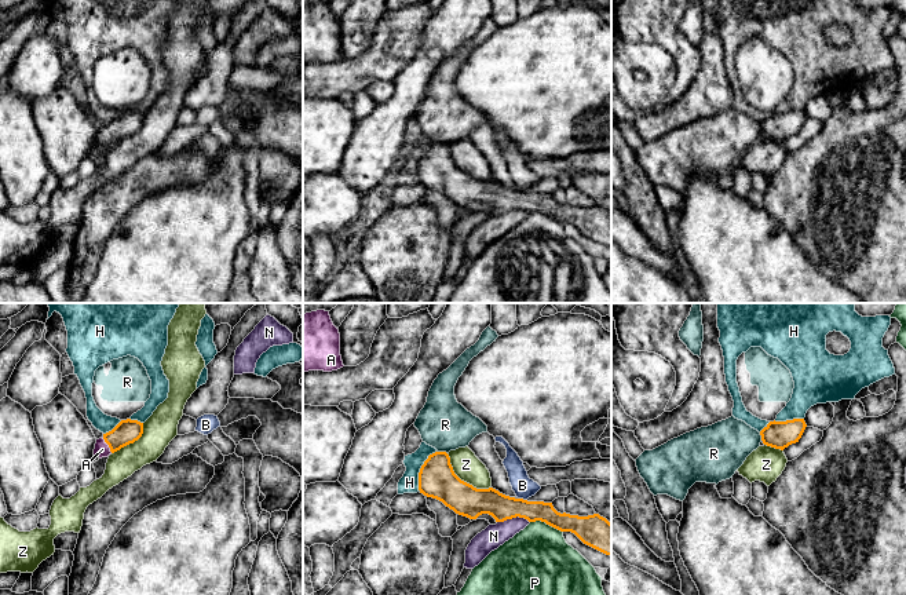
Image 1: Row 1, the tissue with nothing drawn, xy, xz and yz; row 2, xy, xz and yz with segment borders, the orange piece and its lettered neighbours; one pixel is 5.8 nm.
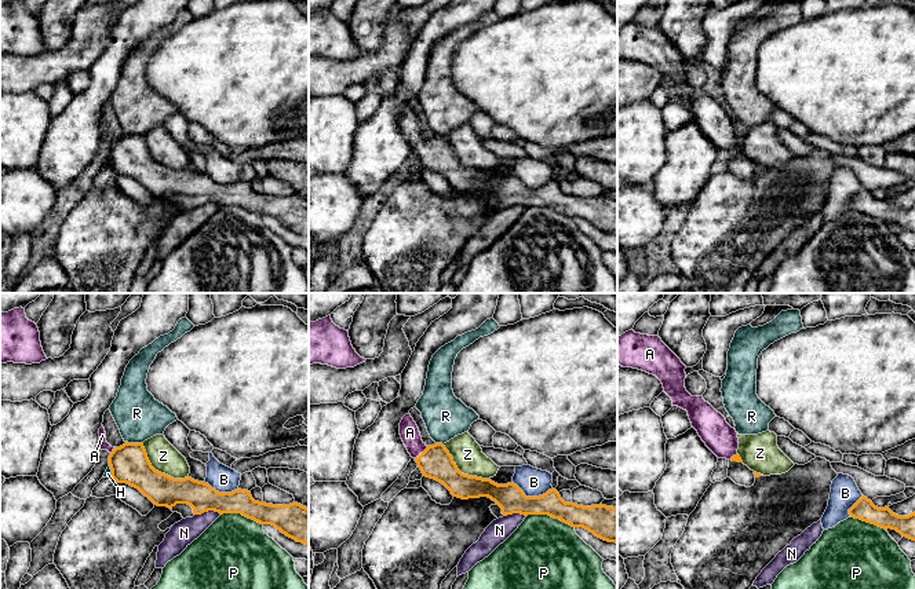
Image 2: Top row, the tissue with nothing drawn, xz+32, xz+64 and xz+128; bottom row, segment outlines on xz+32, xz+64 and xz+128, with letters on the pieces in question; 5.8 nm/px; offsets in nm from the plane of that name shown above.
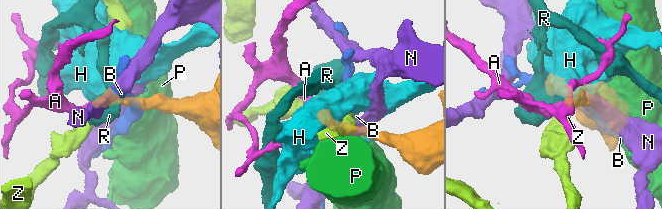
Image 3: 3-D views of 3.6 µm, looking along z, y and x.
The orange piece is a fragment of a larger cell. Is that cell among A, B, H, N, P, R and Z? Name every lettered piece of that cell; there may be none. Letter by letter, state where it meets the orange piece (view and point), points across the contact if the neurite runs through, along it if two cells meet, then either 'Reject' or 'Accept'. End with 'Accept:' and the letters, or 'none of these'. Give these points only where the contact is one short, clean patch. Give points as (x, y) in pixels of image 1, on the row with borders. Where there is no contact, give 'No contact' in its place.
A: Touches orange at xy (108, 444). Path across: xy (127, 431), (108, 444), (102, 449). Accept
B: Touches orange at xz (522, 499). Boundary: xz (518, 497), (526, 500). Reject
H: Touches orange at xz (420, 470). Boundary: xz (437, 451), (428, 456), (420, 468), (419, 491). Reject
N: Touches orange at xz (512, 517). Boundary: xz (529, 521), (512, 517), (497, 522). Reject
P: Touches orange at xz (547, 524). Boundary: xz (530, 521), (544, 521), (562, 532). Reject
R: Touches orange at xz (442, 452). Boundary: xz (438, 451), (446, 453). Reject
Z: Touches orange at xz (463, 481). Reject
Accept: A

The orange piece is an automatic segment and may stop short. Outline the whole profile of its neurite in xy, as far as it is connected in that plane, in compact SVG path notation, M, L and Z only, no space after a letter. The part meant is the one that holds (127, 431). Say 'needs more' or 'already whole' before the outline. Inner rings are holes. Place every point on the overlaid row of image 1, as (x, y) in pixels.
needs more; M121 420L112 431L96 439L94 456L99 459L120 450L121 448L134 443L143 434L143 423L138 420Z

